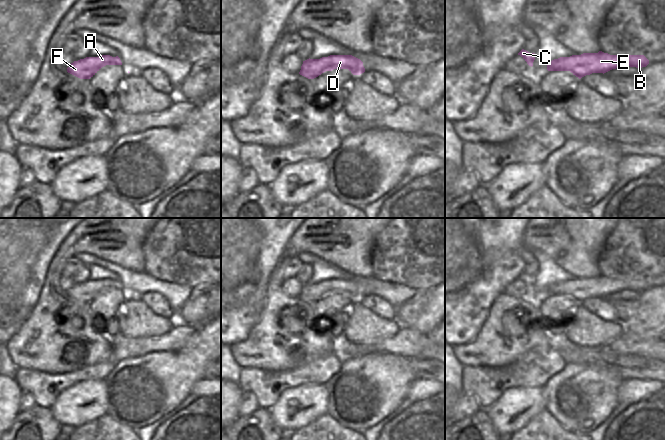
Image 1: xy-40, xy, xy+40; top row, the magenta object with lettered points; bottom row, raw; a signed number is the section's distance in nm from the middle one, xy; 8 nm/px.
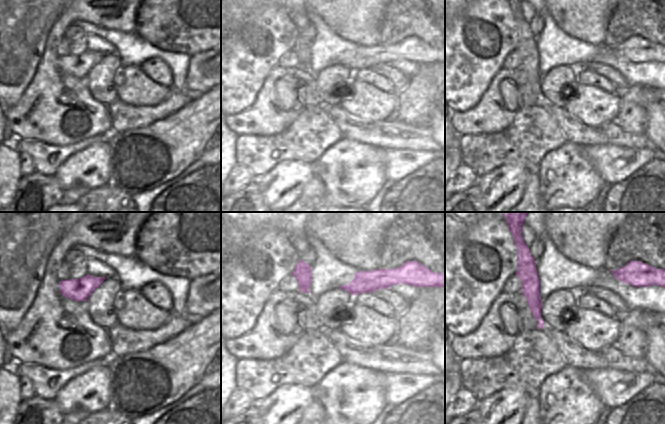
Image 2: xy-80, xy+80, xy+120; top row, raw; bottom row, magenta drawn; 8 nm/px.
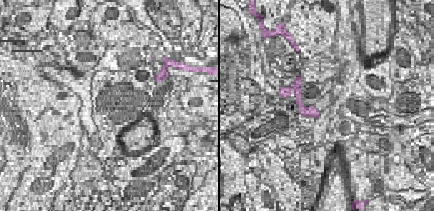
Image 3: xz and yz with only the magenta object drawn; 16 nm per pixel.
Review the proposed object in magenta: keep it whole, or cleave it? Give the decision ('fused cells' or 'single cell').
fused cells

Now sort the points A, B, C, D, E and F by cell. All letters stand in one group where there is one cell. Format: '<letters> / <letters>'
A B D E F / C

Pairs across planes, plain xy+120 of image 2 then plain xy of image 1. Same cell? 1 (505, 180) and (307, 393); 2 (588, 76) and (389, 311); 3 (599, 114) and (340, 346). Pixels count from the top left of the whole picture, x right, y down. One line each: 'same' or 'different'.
1: same
2: same
3: different

